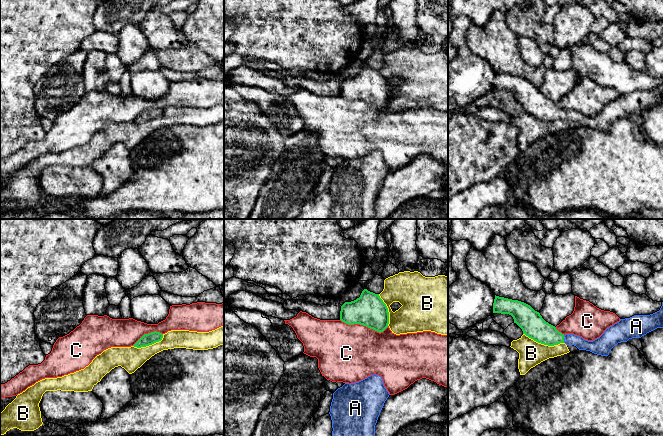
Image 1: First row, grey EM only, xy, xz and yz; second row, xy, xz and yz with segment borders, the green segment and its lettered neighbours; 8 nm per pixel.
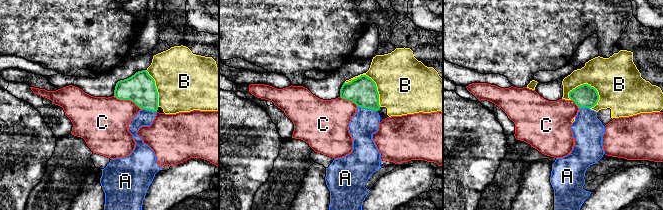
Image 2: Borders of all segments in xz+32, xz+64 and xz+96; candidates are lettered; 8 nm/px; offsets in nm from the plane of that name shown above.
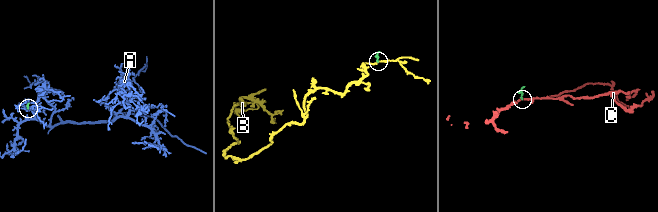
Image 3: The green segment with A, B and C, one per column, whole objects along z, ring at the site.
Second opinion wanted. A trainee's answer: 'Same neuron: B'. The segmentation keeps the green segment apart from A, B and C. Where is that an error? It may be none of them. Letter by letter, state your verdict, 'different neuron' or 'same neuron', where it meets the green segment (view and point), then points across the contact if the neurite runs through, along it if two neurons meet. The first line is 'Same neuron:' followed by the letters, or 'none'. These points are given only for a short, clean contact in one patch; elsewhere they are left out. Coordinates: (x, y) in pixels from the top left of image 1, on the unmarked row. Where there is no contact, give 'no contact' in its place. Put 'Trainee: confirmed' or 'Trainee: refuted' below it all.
Same neuron: A
A: same neuron | yz (563, 115) | across yz (535, 103), (550, 112), (563, 115), (593, 122)
B: different neuron | yz (543, 119) | along yz (523, 109), (544, 120), (557, 121), (563, 119)
C: different neuron | xz (364, 101) | along xz (340, 95), (348, 100), (362, 100), (379, 108), (388, 102)
Trainee: refuted

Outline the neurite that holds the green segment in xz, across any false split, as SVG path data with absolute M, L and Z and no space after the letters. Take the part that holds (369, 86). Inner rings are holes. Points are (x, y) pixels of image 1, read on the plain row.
M364 65L359 74L341 82L340 96L348 101L360 100L379 109L389 100L389 88L379 70Z

